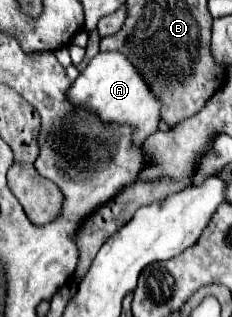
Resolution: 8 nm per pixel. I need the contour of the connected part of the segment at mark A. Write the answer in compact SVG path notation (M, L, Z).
M99 52L69 86L65 96L71 102L71 106L93 112L97 118L101 118L103 124L115 122L129 126L133 146L143 144L145 138L157 130L157 122L161 118L159 102L153 98L135 66L121 52Z

